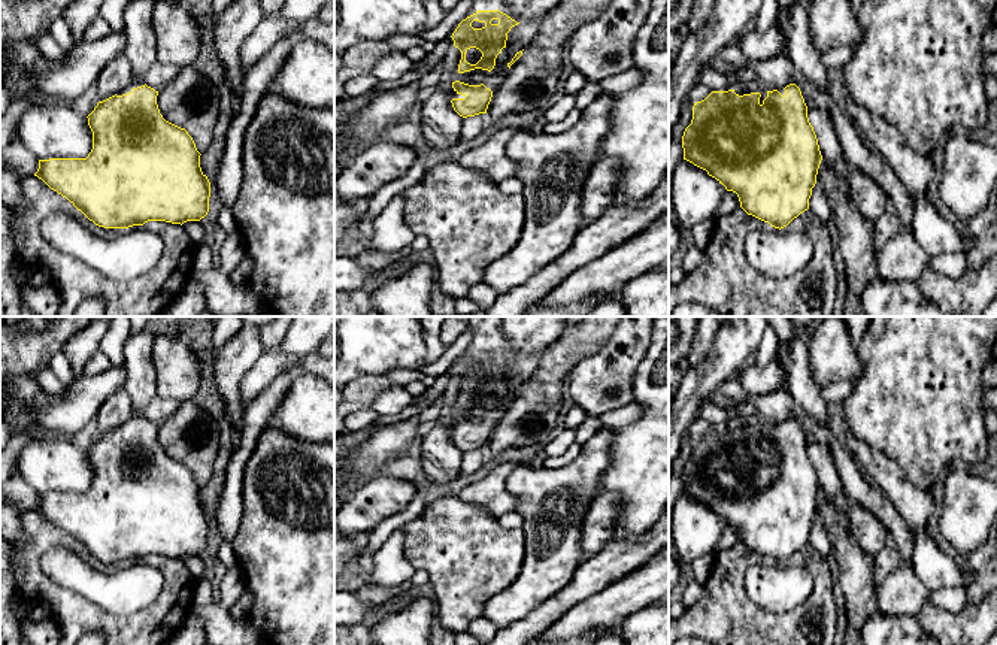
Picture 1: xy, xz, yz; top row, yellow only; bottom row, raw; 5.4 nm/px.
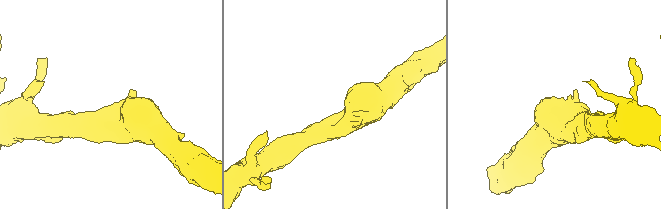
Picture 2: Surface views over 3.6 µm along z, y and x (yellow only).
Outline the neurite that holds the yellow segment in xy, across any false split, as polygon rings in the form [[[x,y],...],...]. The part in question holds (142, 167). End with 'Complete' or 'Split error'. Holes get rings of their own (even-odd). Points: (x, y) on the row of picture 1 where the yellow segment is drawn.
[[[130,0],[124,9],[124,57],[130,61],[133,78],[122,91],[99,102],[87,116],[93,131],[88,157],[39,160],[34,173],[90,221],[104,228],[128,228],[148,221],[182,225],[200,221],[209,212],[210,182],[200,167],[201,154],[185,128],[163,118],[157,105],[158,91],[143,82],[145,73],[157,61],[154,3]]]. Split error

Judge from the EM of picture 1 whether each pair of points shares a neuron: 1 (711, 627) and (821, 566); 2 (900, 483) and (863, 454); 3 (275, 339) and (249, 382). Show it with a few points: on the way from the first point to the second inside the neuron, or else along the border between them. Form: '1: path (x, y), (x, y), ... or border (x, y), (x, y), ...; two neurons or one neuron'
1: path (745, 627), (784, 627), (812, 600); one neuron
2: path (891, 480), (872, 462); one neuron
3: border (287, 332), (276, 347), (264, 351); two neurons

